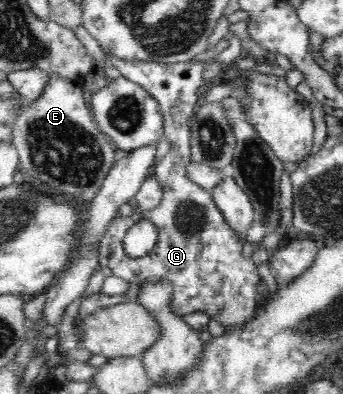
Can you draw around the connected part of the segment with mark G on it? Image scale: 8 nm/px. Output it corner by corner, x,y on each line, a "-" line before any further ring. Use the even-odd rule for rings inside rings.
106,55
106,63
118,68
125,79
144,86
158,101
163,116
163,135
170,141
171,147
152,167
152,175
162,186
161,202
152,211
133,212
126,217
116,215
99,243
100,265
109,267
114,276
128,280
130,291
114,296
97,292
84,298
73,325
75,336
78,340
83,337
80,327
84,327
84,319
96,309
138,302
140,285
149,278
167,279
172,284
171,308
175,315
183,318
194,311
203,311
223,325
225,330
242,327
254,317
257,285
261,277
252,258
242,254
246,243
242,242
236,230
230,228
211,192
190,182
186,171
186,166
192,162
189,121
197,111
196,105
204,88
202,75
209,63
191,60
187,63
158,64
154,61
125,61
110,55
-
142,219
148,219
156,226
158,241
148,255
132,259
126,255
124,236
132,225

